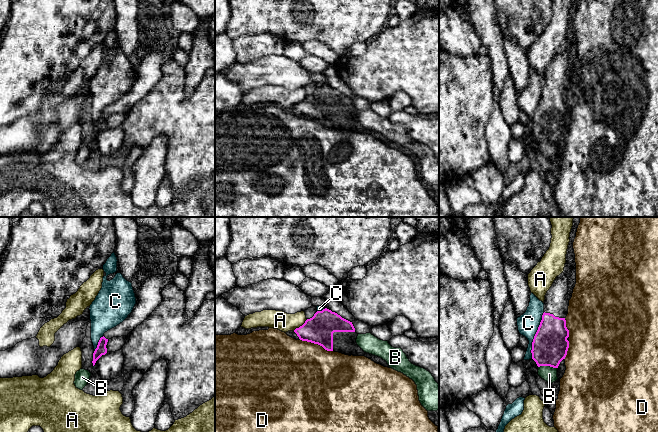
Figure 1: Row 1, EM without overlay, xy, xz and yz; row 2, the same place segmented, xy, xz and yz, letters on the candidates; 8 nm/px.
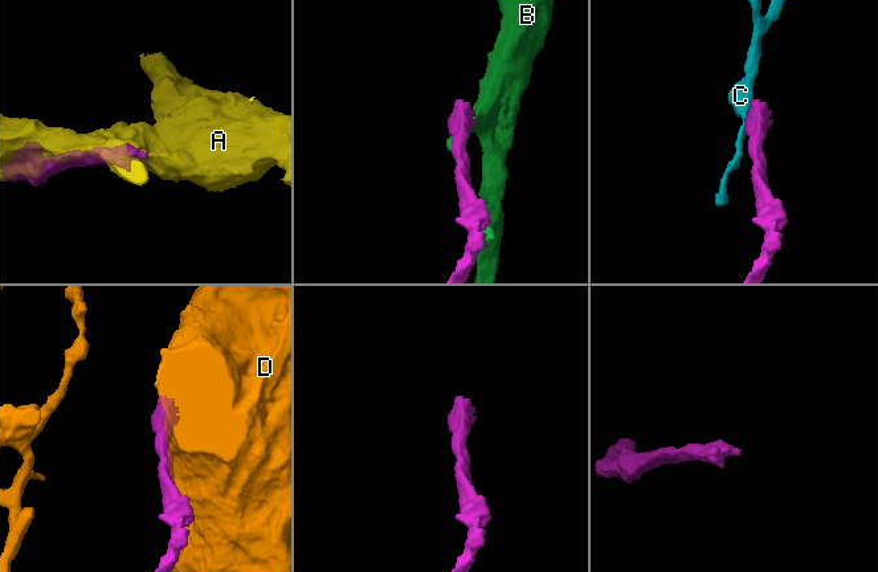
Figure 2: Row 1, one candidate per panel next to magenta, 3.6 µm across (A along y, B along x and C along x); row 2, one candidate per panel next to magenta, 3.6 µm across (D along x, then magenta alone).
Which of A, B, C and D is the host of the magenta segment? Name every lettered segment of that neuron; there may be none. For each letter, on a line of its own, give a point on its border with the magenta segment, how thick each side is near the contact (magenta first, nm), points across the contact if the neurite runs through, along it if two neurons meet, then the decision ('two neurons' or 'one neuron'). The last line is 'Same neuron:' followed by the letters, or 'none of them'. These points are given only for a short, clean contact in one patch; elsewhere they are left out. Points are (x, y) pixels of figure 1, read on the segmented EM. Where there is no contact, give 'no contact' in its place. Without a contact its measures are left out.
A: meets magenta in xz at (300, 326); 240 nm thick on the magenta side, 150 nm on the other; two neurons
B: meets magenta in yz at (547, 365); 280 nm thick on the magenta side, 120 nm on the other; two neurons
C: meets magenta in yz at (535, 335); 280 nm thick on the magenta side, 170 nm on the other; border along yz (544, 312), (532, 342), (531, 357); two neurons
D: meets magenta in xz at (316, 343); 240 nm thick on the magenta side, 480 nm on the other; two neurons
Same neuron: none of them

